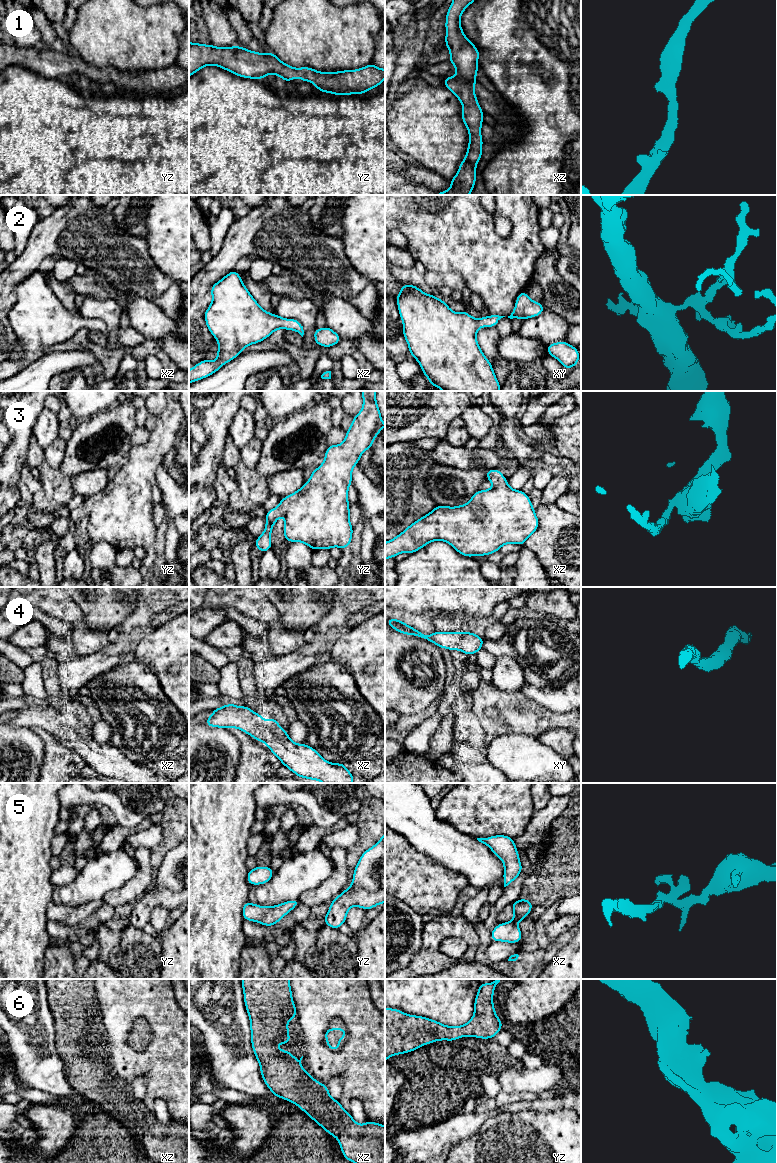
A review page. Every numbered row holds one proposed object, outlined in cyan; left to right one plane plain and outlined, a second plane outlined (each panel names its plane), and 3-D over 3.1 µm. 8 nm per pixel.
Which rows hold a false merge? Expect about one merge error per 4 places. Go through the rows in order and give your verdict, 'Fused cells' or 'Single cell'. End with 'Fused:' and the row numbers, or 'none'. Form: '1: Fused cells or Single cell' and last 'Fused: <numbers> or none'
1: Single cell
2: Single cell
3: Single cell
4: Single cell
5: Single cell
6: Single cell
Fused: none

